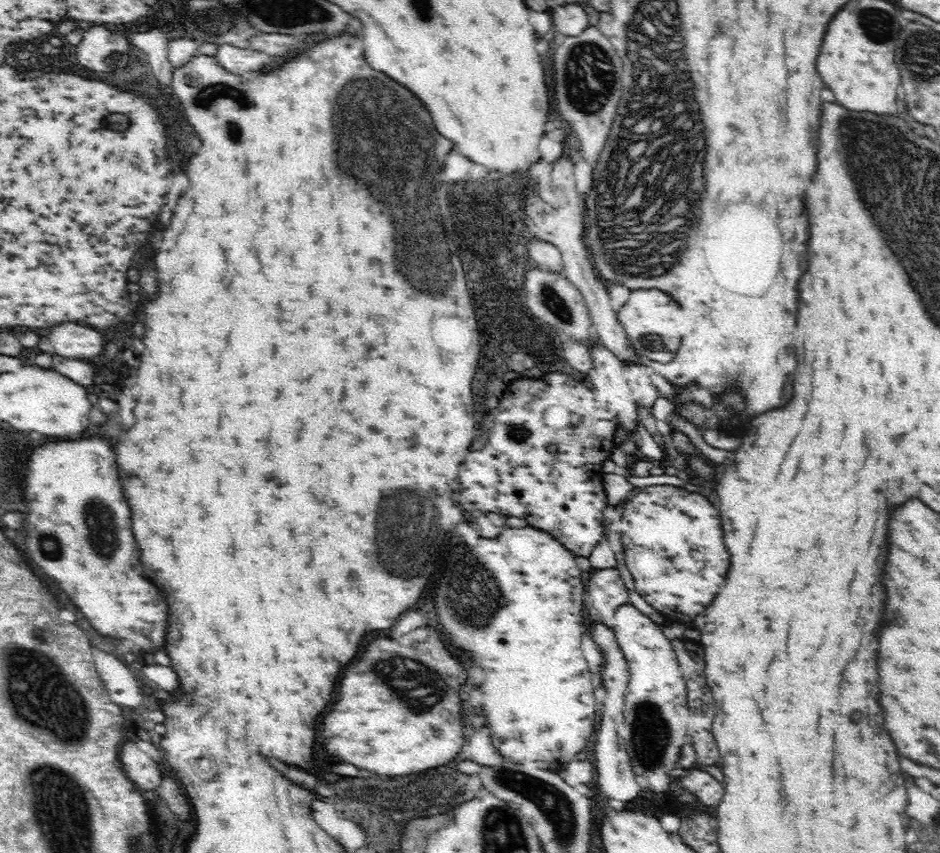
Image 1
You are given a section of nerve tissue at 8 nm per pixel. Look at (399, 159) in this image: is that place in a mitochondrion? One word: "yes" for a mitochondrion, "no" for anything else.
yes

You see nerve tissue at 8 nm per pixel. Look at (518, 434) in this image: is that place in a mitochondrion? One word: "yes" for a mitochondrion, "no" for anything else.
yes

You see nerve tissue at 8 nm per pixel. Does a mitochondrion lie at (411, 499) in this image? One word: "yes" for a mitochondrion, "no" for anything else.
yes

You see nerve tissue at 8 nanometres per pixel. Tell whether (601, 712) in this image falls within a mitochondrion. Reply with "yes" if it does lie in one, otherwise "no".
no

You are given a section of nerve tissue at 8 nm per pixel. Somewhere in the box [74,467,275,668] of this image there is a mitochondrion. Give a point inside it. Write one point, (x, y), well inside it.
(101, 525)

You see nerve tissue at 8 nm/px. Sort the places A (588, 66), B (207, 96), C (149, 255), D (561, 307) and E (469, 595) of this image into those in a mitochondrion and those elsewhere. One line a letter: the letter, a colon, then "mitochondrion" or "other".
A: mitochondrion
B: mitochondrion
C: other
D: mitochondrion
E: mitochondrion

